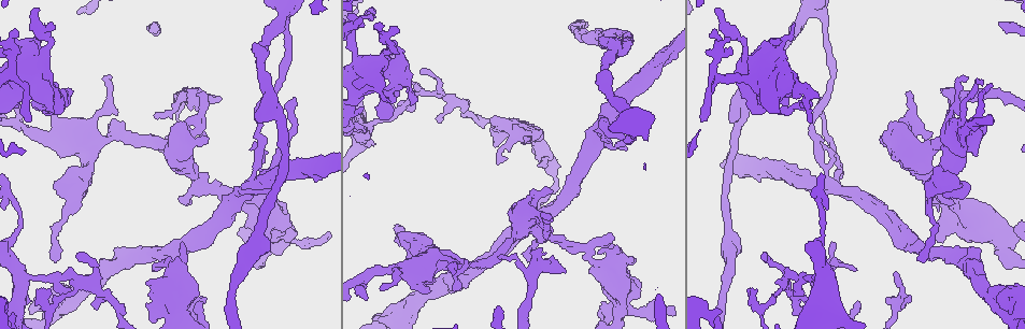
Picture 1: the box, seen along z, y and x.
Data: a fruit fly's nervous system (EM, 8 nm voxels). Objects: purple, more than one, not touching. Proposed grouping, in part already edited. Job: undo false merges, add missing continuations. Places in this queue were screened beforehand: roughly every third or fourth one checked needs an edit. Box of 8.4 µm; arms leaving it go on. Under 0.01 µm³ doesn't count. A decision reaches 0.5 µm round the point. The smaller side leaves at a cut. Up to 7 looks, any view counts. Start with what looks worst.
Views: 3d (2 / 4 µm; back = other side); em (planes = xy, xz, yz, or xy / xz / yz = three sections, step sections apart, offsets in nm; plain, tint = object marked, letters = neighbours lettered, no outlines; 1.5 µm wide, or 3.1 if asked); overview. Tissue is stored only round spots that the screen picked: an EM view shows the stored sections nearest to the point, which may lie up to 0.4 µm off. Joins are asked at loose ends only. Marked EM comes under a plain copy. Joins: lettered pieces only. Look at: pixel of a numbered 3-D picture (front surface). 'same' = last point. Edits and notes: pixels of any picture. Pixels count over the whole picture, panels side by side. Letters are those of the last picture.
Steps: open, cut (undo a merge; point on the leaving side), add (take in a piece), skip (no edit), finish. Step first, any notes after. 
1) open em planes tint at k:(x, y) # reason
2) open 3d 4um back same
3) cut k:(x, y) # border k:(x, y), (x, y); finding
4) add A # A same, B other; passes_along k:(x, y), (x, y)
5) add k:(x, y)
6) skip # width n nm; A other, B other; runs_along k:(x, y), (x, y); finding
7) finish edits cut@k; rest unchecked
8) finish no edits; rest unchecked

open em planes letters at 1:(199, 88) # free end

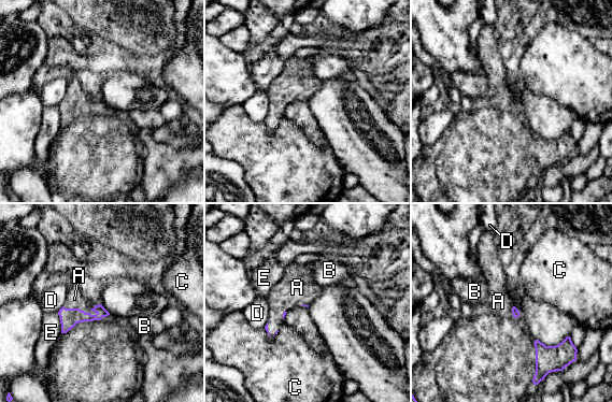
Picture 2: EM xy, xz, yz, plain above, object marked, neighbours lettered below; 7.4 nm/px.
add A # longest_contact A 260 nm; A same, B other, C other, D other, E other; passes_along 2:(69, 317), (80, 310), (74, 299); the neuron continues

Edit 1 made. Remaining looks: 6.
open overview # see it whole again

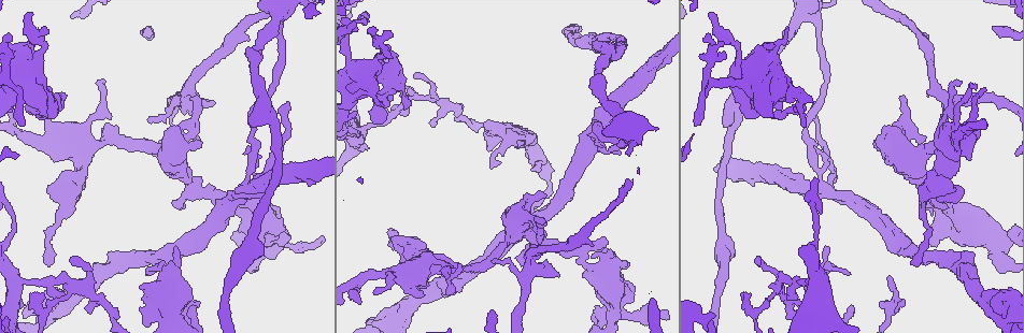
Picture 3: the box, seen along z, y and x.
open em yz step 4 tint at 3:(874, 140) # an open end

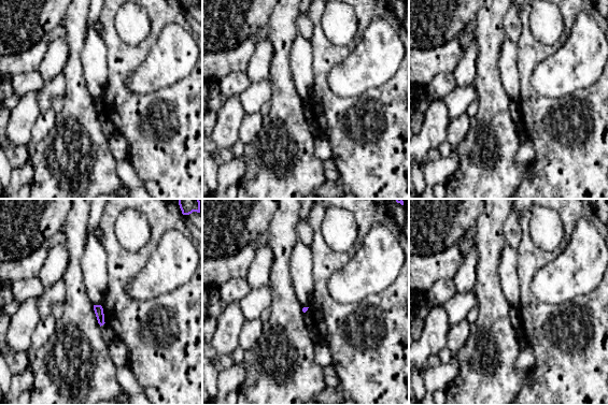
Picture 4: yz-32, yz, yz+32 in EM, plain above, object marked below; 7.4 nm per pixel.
open em planes letters same

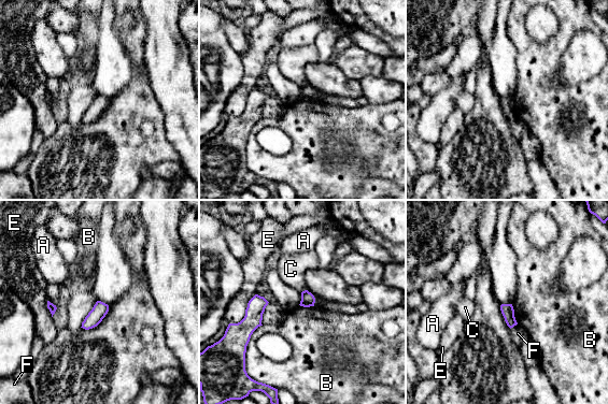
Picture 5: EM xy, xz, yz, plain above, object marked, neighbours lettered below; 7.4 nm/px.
skip # A other, B other, C other, E other, F other; none of them fits

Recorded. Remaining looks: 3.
open em planes letters at 3:(242, 206) # sudden change in width

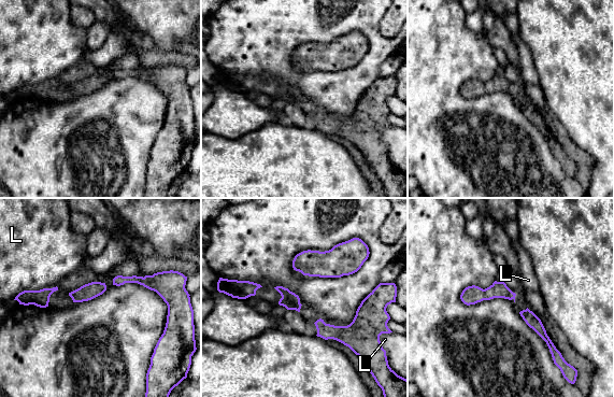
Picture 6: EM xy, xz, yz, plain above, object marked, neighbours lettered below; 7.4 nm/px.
skip # L other; runs_along 6:(512, 295), (488, 293), (463, 298); one neuron here

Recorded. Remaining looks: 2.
finish edits add@2; rest unchecked

